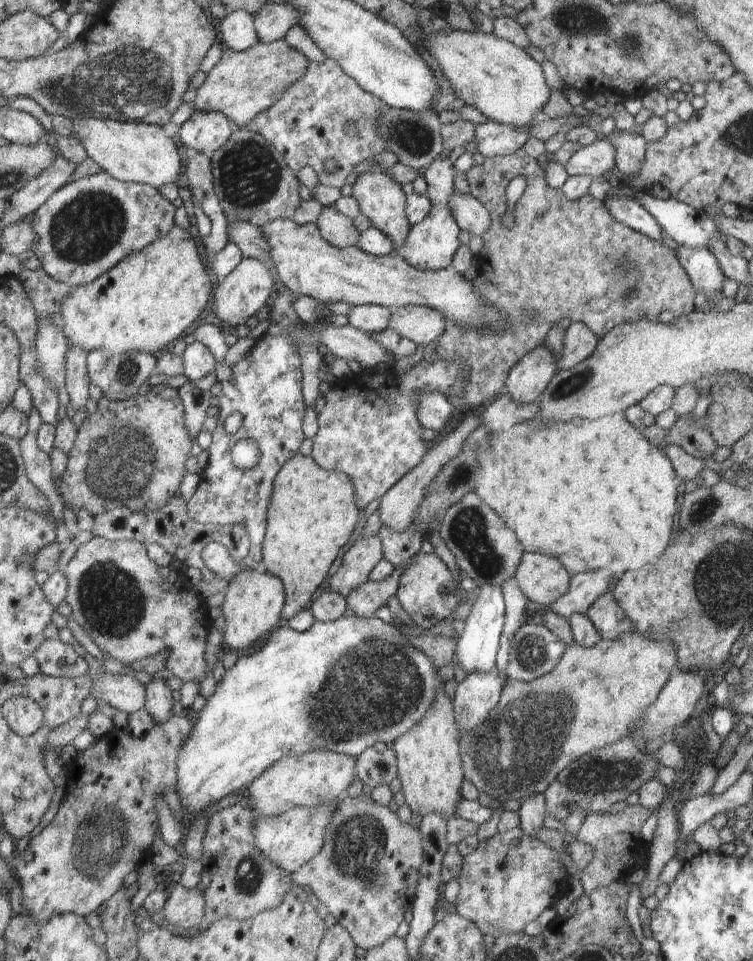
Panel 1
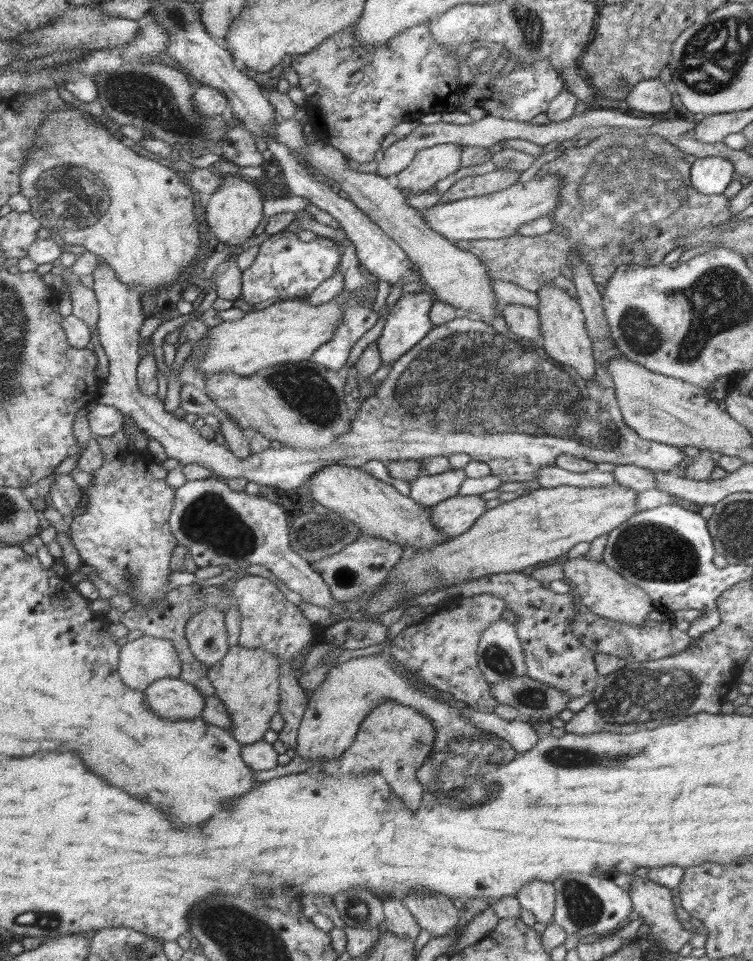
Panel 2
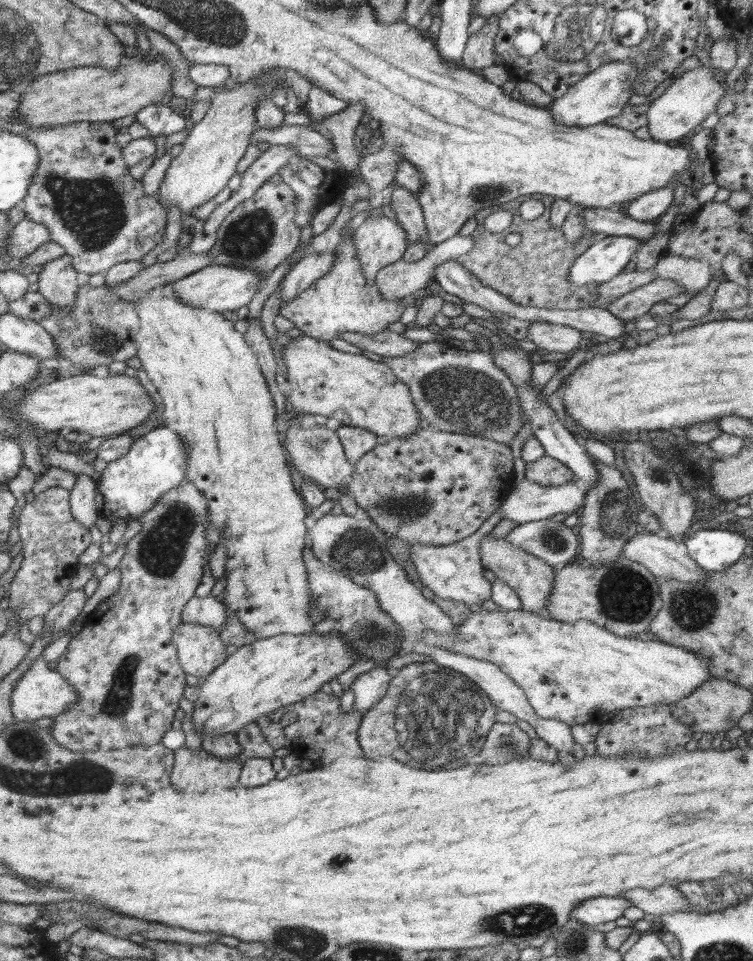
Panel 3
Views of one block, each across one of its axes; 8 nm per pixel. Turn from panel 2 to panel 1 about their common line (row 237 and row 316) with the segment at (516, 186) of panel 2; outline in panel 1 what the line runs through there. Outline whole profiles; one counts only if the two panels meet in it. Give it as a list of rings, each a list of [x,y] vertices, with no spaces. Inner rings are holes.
[[[276,220],[261,228],[271,247],[271,258],[276,268],[277,281],[286,286],[296,296],[314,298],[324,307],[328,303],[341,301],[350,306],[354,305],[379,305],[386,308],[404,306],[422,306],[437,311],[445,322],[459,325],[464,331],[489,331],[492,335],[506,333],[511,326],[511,320],[497,307],[485,300],[479,293],[480,282],[466,280],[463,275],[452,268],[436,271],[422,271],[413,268],[394,252],[390,255],[371,256],[360,248],[349,247],[338,249],[324,241],[320,230],[315,223],[298,225],[292,220]]]

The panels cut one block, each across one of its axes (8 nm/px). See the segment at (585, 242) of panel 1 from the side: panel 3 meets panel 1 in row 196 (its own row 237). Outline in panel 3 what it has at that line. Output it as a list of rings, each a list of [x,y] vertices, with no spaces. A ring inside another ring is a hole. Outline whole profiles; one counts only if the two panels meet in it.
[[[516,198],[495,208],[512,214],[512,225],[498,234],[487,232],[484,228],[488,210],[482,209],[476,213],[477,230],[471,235],[474,247],[467,254],[458,257],[456,262],[464,266],[482,285],[507,296],[520,306],[534,306],[548,310],[590,307],[597,298],[598,284],[592,282],[588,286],[572,286],[568,280],[568,271],[574,261],[594,243],[593,233],[587,231],[588,234],[584,234],[580,242],[570,244],[559,228],[550,225],[550,217],[546,214],[542,214],[536,220],[523,220],[519,214],[521,204],[522,200]],[[513,233],[522,237],[520,244],[514,248],[505,242],[506,236]]]

